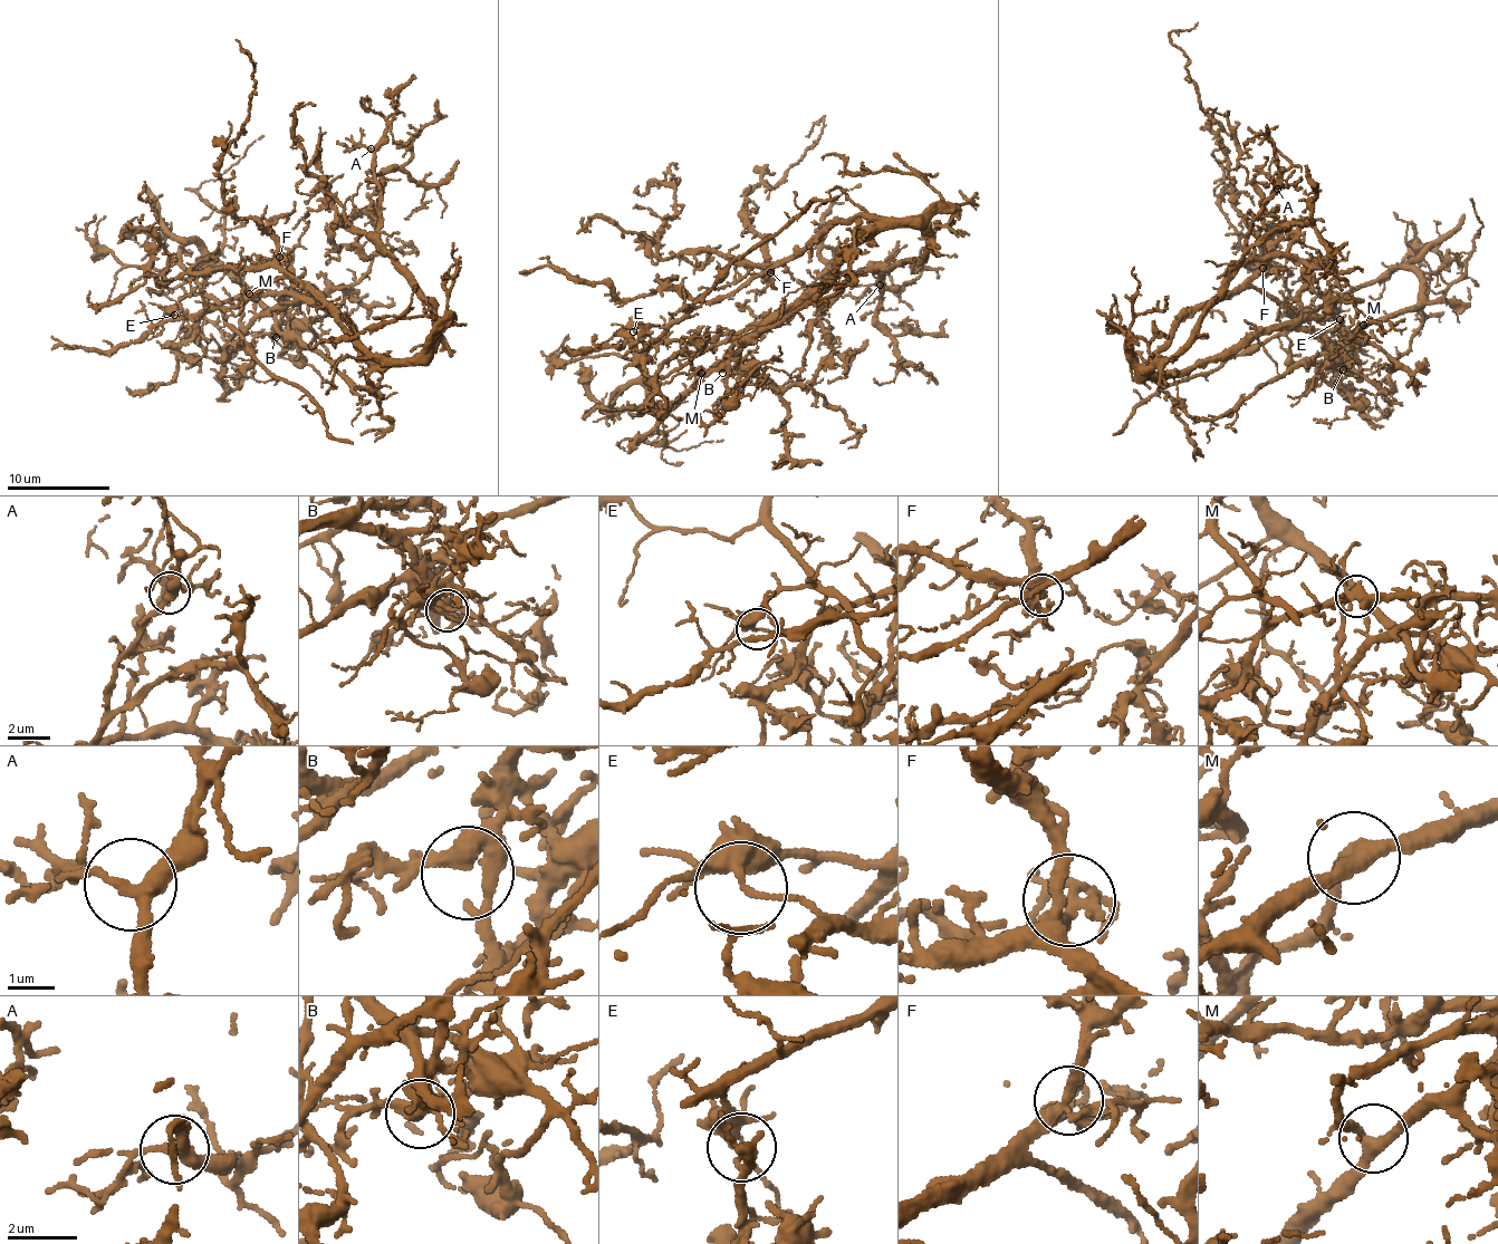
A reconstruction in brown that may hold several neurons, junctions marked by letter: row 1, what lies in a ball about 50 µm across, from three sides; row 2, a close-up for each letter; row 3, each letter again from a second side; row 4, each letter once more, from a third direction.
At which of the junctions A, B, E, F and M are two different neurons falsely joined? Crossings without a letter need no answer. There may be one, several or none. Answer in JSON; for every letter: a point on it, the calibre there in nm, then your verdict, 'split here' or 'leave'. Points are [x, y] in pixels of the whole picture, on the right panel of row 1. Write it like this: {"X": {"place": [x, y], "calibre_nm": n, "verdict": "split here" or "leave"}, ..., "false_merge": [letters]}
{"A": {"place": [1277, 189], "calibre_nm": 260, "verdict": "leave"}, "B": {"place": [1343, 369], "calibre_nm": 340, "verdict": "leave"}, "E": {"place": [1340, 319], "calibre_nm": 220, "verdict": "split here"}, "F": {"place": [1263, 268], "calibre_nm": 260, "verdict": "leave"}, "M": {"place": [1363, 325], "calibre_nm": 300, "verdict": "leave"}, "false_merge": ["E"]}

